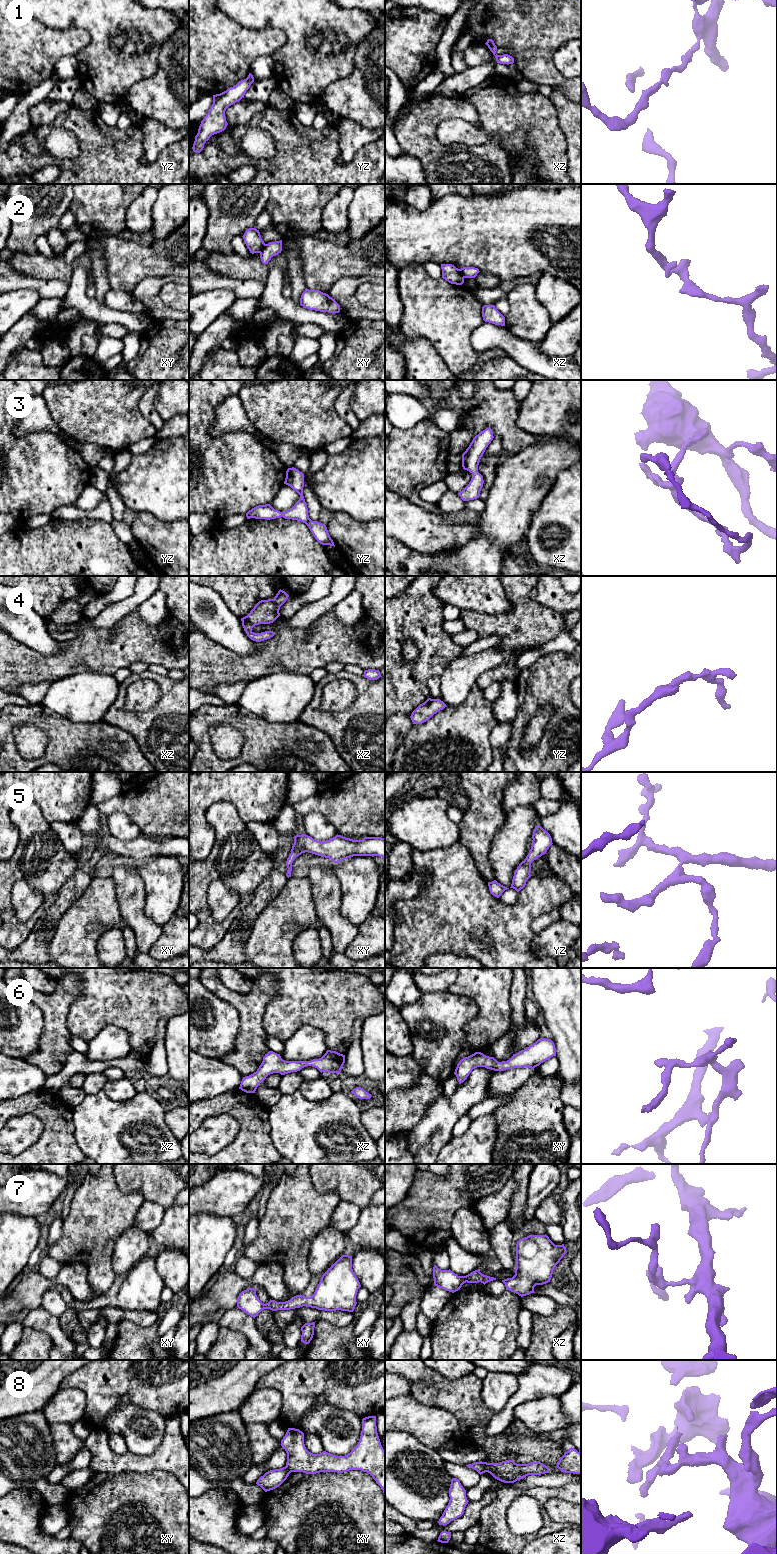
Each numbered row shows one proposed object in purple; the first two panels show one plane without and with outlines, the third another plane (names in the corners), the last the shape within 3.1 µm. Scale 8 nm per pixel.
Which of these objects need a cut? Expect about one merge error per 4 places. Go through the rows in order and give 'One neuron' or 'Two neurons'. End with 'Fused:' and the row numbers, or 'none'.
1: One neuron
2: Two neurons
3: One neuron
4: One neuron
5: One neuron
6: One neuron
7: One neuron
8: Two neurons
Fused: 2, 8

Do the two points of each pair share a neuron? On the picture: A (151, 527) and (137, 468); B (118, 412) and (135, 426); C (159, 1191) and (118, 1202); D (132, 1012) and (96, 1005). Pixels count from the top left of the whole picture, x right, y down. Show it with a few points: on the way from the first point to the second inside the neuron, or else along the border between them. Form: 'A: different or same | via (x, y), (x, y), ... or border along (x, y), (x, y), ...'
A: different | border along (137, 512), (149, 512), (163, 521), (169, 521)
B: same | via (122, 416), (131, 425)
C: different | border along (120, 1189), (125, 1193), (139, 1192), (145, 1200)
D: same | via (123, 1009), (105, 1005)

